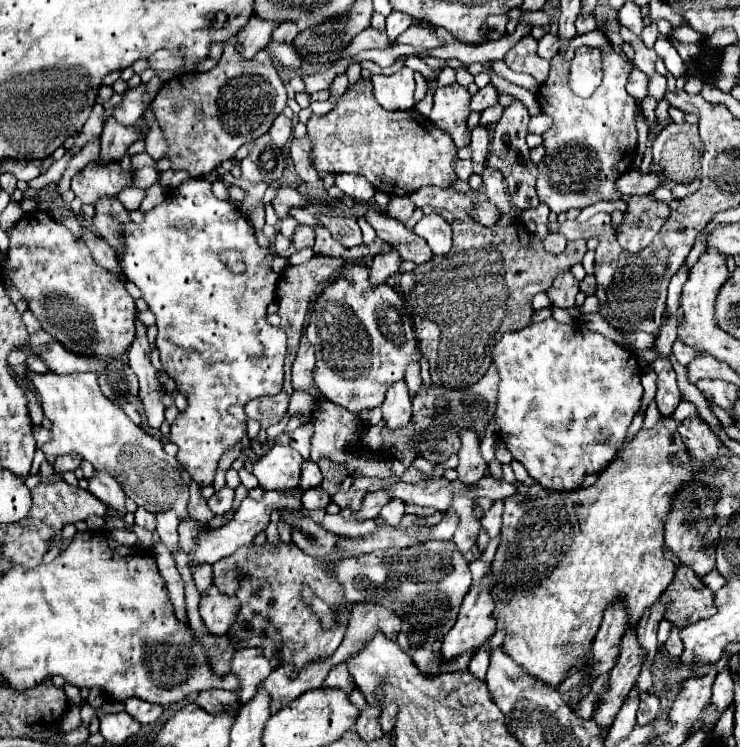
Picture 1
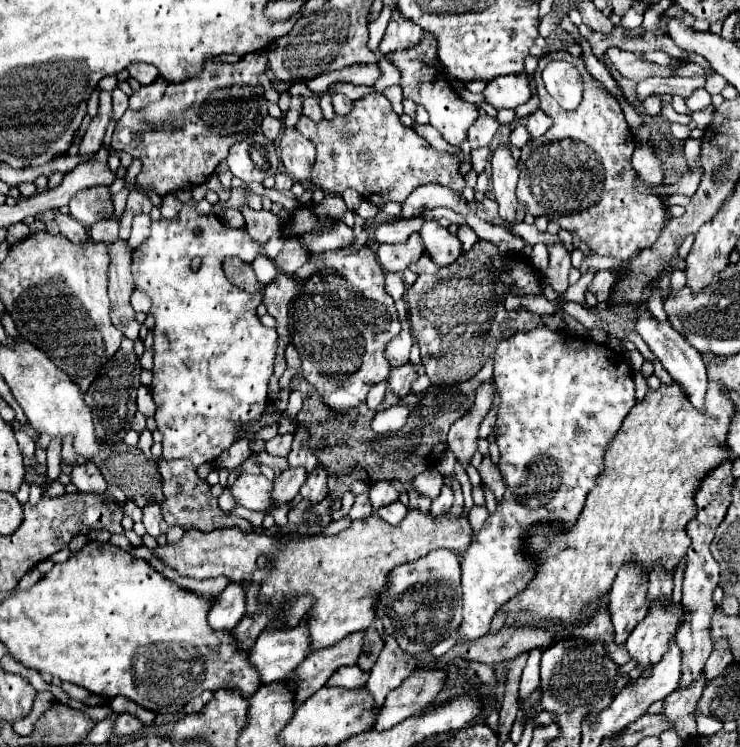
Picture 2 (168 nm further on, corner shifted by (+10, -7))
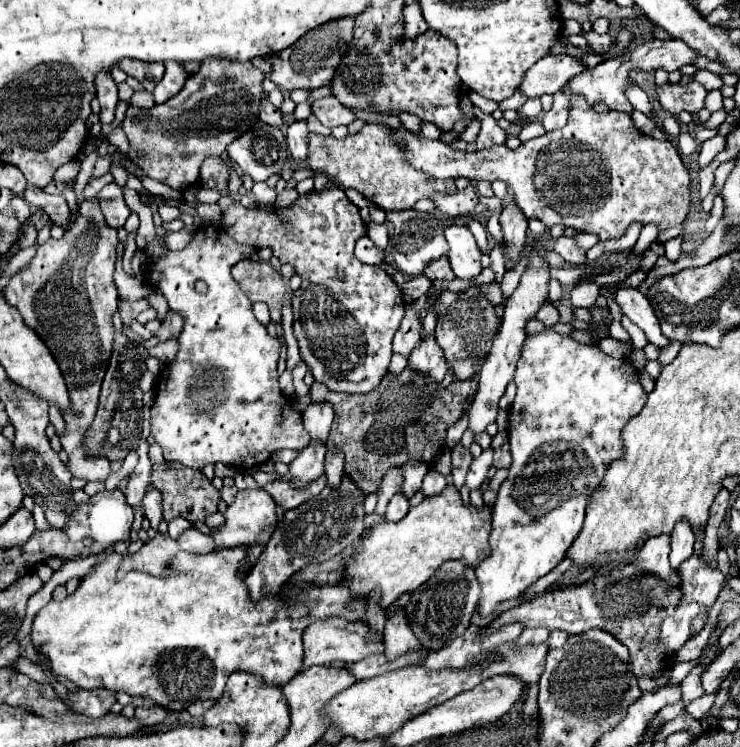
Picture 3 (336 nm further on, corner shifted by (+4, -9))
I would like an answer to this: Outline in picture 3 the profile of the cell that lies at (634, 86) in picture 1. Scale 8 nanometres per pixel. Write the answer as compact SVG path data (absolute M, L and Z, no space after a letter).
M707 69L697 71L697 73L695 73L695 81L701 83L707 91L711 91L711 89L721 89L721 85L723 85L723 81L719 79L719 75L715 75L715 73L707 71Z

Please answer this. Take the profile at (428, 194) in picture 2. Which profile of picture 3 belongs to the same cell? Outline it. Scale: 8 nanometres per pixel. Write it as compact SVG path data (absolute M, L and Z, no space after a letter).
M471 185L467 189L463 189L463 191L453 193L453 195L435 191L435 193L429 195L429 199L435 203L437 213L443 213L443 215L449 215L449 217L471 215L475 205L477 205L477 195L473 193Z

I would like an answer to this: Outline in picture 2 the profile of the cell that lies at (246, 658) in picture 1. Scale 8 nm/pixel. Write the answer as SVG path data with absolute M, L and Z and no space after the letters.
M299 623L295 629L279 629L279 631L263 631L257 639L257 643L251 647L249 651L249 659L255 665L255 669L261 675L263 683L271 683L271 681L283 681L285 677L289 677L289 673L293 673L293 669L297 669L297 665L311 653L309 649L309 629L303 623Z

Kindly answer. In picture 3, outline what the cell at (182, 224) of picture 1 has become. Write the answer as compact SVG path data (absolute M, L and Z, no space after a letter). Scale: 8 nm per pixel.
M211 227L197 229L191 243L181 251L173 251L165 245L165 253L149 265L151 285L163 293L169 309L185 321L179 335L179 351L157 381L157 397L151 407L151 435L155 443L163 447L165 461L179 461L191 469L203 469L209 463L253 469L267 461L273 451L285 447L303 449L311 439L307 439L302 414L293 406L284 407L285 397L277 385L281 341L271 337L265 325L255 319L251 301L231 275L231 267L237 261L249 259L257 249L237 243L221 227L215 227L215 237L211 237L211 231Z

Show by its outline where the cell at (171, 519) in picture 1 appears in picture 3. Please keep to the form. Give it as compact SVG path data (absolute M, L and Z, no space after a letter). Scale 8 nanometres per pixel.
M149 487L145 499L143 499L143 507L145 507L145 517L149 519L151 523L151 529L157 531L159 523L163 521L163 515L161 515L161 495L157 489Z

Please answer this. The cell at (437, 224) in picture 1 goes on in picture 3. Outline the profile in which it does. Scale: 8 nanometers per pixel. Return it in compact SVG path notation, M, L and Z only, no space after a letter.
M449 225L443 231L445 241L449 245L447 259L455 277L459 279L473 279L481 273L481 251L467 227Z

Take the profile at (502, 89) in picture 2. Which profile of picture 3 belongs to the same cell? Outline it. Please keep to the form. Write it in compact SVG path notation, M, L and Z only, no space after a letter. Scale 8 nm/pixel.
M547 55L539 59L523 77L517 91L529 99L537 99L545 93L557 93L571 77L579 75L587 67L571 55Z

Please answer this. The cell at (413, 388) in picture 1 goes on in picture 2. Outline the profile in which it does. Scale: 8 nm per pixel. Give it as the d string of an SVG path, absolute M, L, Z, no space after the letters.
M397 301L395 303L397 313L399 313L399 321L401 321L401 333L387 343L385 347L385 357L391 363L391 367L399 367L405 365L409 361L409 349L413 345L413 335L411 335L411 325L409 325L409 311L407 311L407 303L405 301Z

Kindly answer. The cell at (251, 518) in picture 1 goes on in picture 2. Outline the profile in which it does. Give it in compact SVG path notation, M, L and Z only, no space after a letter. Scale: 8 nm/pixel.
M287 467L281 475L275 477L273 501L277 501L279 505L291 501L291 499L299 493L299 489L301 489L301 485L303 485L305 481L307 481L305 469L301 469L301 467L291 469L291 467Z

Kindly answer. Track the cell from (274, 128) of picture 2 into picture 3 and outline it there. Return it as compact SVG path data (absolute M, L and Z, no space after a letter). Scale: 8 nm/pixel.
M267 99L263 101L263 107L261 107L261 121L263 123L267 123L267 125L271 125L271 127L283 127L283 113L277 109L277 107L273 107Z

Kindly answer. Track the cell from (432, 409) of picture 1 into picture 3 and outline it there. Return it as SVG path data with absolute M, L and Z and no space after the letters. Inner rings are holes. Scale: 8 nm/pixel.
M405 369L401 375L387 373L371 395L339 395L315 381L311 385L311 403L333 405L335 423L327 439L327 449L339 447L345 453L345 475L359 485L363 495L369 495L377 491L389 469L401 467L409 459L433 465L433 459L445 447L447 429L461 419L465 413L463 403L475 391L477 379L453 381L443 389L435 381ZM399 413L403 415L403 423L399 423ZM371 435L377 439L371 439Z

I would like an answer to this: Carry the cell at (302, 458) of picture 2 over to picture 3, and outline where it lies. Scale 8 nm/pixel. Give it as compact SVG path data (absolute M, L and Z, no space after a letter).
M313 403L303 411L303 425L313 441L327 441L333 423L333 411L329 403Z

